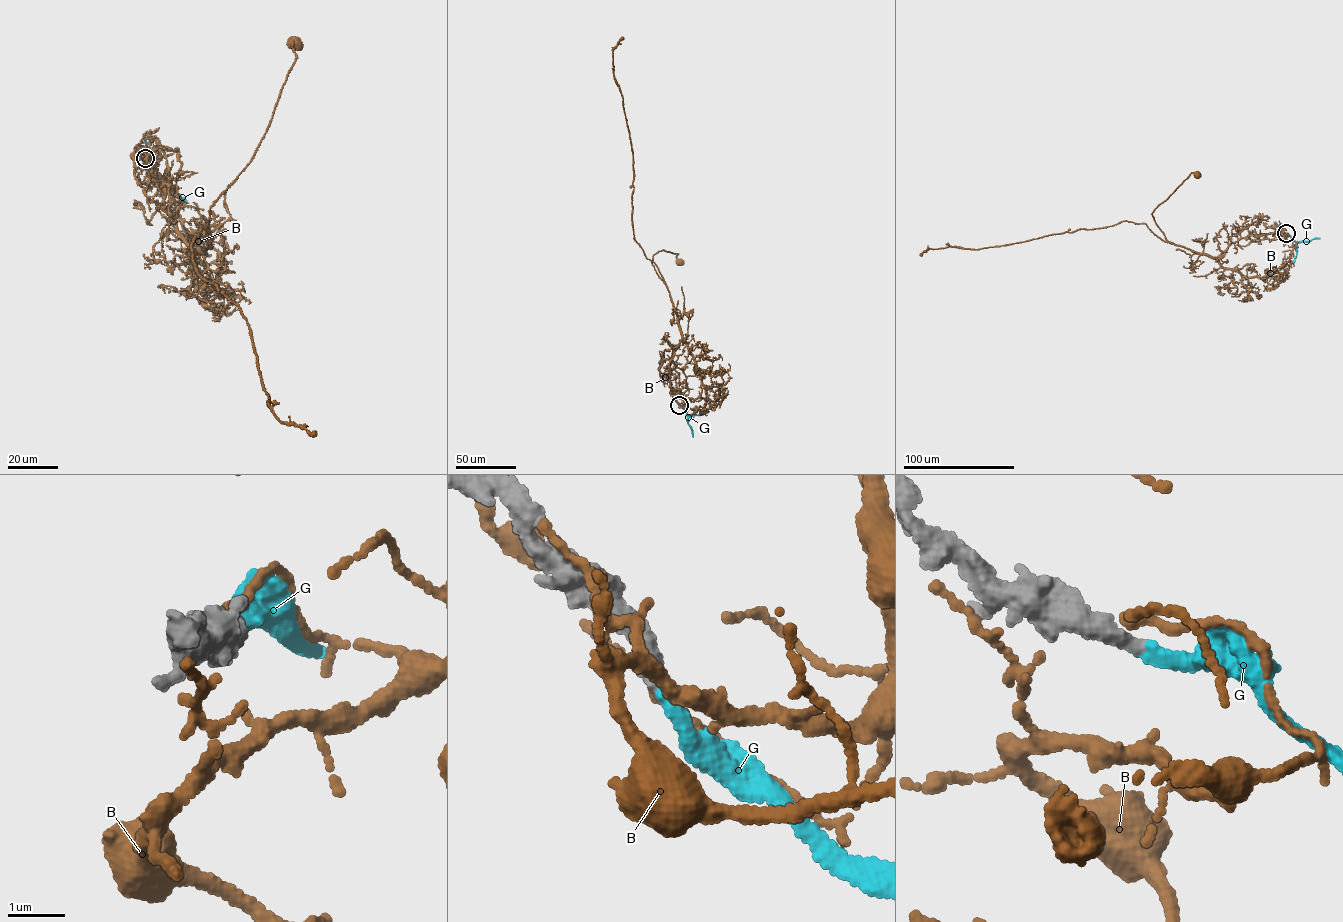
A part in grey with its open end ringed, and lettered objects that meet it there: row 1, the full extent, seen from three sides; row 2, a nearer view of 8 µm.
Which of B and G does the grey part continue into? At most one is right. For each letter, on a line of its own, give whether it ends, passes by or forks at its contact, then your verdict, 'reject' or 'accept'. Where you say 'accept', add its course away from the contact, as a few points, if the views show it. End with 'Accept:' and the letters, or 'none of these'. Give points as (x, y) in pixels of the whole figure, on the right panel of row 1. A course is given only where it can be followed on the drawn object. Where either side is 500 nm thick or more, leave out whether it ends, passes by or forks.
B: it ends there; reject
G: it ends there; accept; it runs (1286, 233), (1297, 242), (1319, 238)
Accept: G

